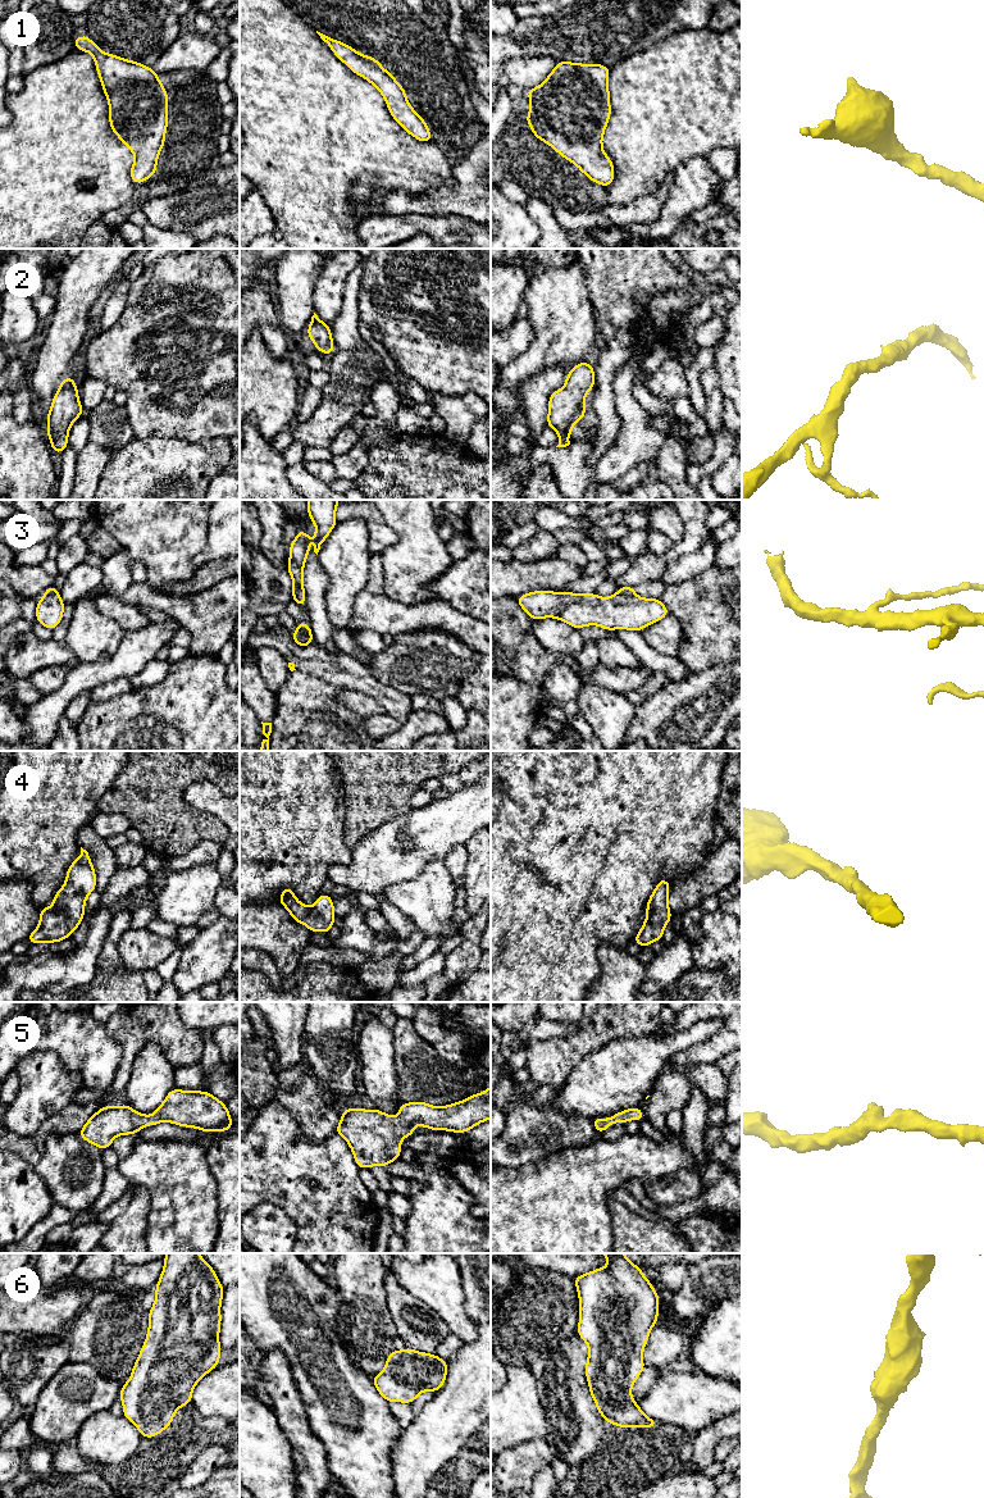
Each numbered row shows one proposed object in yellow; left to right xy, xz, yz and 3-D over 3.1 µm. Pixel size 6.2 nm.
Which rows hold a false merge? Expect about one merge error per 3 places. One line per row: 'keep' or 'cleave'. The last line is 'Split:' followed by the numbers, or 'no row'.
1: keep
2: keep
3: cleave
4: keep
5: keep
6: keep
Split: 3

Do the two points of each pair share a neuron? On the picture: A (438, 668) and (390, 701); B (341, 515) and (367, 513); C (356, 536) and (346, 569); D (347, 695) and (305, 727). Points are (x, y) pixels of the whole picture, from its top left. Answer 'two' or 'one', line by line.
A: two
B: one
C: one
D: two

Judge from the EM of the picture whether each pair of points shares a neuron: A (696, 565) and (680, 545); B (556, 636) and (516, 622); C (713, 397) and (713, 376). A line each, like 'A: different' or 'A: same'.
A: different
B: same
C: same

